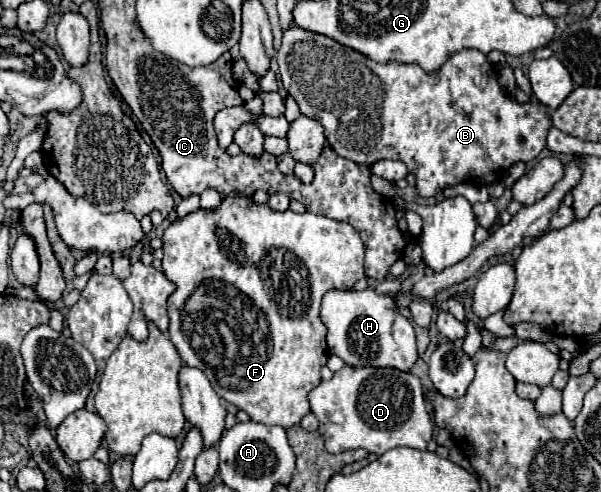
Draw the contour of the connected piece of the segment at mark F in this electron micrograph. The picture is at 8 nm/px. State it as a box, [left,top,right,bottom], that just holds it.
[161,192,365,428]

